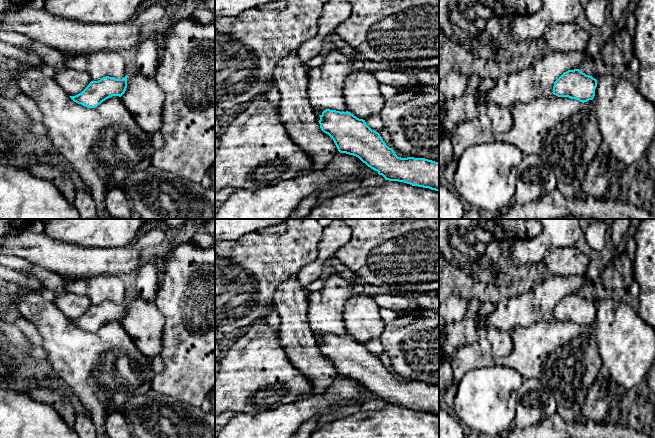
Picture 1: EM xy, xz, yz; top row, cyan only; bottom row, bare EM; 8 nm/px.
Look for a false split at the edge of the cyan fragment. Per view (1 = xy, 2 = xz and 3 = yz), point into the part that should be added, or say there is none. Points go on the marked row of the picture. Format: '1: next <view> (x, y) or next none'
1: next none
2: next none
3: next none

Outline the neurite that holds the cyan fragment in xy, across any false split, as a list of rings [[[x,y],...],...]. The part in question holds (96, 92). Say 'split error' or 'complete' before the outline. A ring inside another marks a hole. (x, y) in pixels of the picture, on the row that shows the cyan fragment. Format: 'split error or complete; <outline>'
complete; [[[106,76],[98,81],[91,81],[81,93],[70,98],[87,108],[95,108],[112,96],[121,97],[127,88],[127,77],[115,79]]]

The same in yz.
complete; [[[574,69],[564,72],[554,82],[552,93],[558,97],[568,97],[584,103],[593,100],[596,87],[595,78]]]

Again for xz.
complete; [[[326,109],[318,122],[321,130],[333,139],[340,153],[358,157],[385,180],[439,192],[439,162],[425,158],[398,157],[365,120],[348,111]]]

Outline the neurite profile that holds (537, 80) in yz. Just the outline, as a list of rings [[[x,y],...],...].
[[[550,51],[541,54],[541,58],[528,68],[519,71],[512,69],[509,75],[501,76],[496,79],[495,86],[484,93],[483,103],[497,104],[508,108],[513,103],[530,102],[540,96],[548,96],[553,92],[554,82],[566,71],[578,69],[579,66],[591,57],[586,51],[583,52],[560,52]]]

